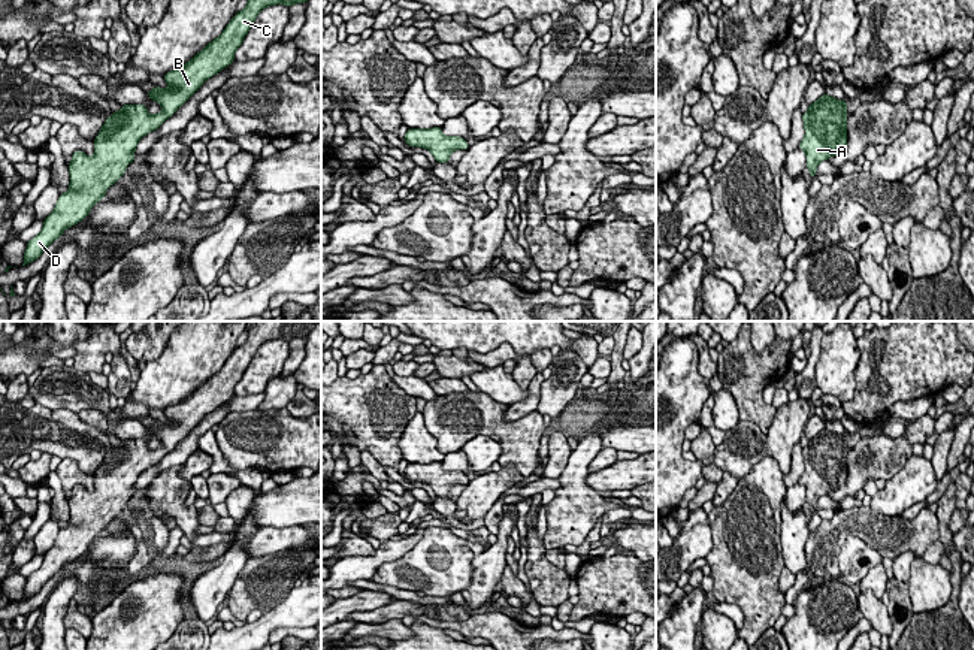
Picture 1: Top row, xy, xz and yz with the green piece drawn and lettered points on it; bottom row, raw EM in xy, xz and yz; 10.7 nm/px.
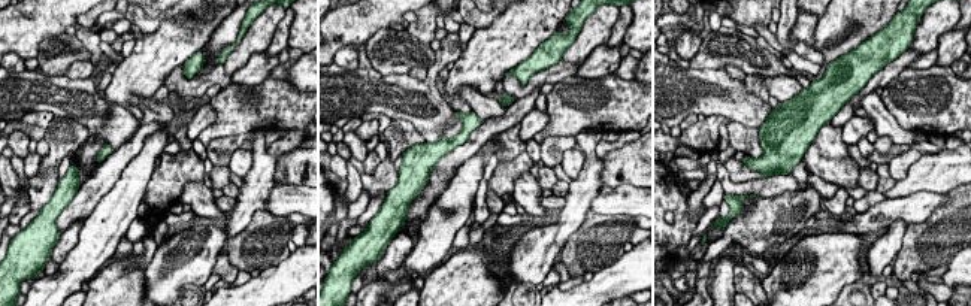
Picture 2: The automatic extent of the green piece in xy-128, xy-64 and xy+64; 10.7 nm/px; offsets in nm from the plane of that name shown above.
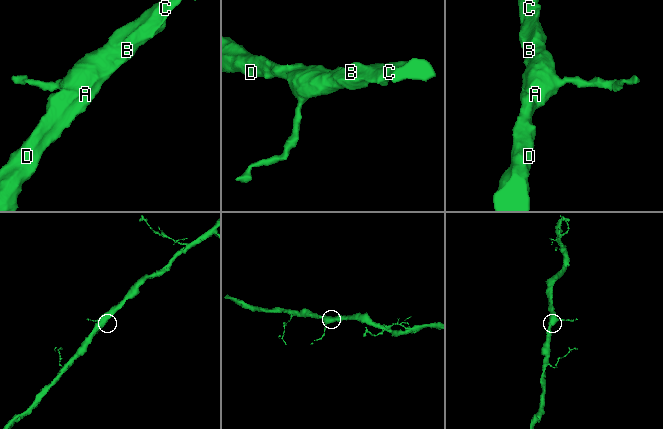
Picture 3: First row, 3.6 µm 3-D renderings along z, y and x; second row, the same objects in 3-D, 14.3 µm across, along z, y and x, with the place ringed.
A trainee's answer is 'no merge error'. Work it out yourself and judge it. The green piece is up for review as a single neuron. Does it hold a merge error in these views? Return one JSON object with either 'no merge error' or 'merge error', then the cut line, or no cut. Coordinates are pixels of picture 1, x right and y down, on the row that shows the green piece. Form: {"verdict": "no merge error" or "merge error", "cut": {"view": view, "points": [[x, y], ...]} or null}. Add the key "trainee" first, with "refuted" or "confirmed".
{"trainee": "confirmed", "verdict": "no merge error", "cut": null}

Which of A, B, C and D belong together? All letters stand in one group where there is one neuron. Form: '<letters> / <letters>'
A B C D

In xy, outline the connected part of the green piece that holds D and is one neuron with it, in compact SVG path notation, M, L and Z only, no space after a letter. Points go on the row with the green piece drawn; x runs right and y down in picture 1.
M248 0L217 39L184 66L163 75L167 90L155 85L146 91L148 99L161 106L160 114L149 115L145 105L122 105L118 112L108 117L93 140L94 155L88 157L84 151L72 154L69 191L58 196L54 211L43 220L40 233L27 242L22 266L37 260L66 229L88 217L93 205L103 200L106 190L134 161L139 140L170 118L206 79L235 61L236 49L264 7L273 4L290 7L305 1L308 0Z

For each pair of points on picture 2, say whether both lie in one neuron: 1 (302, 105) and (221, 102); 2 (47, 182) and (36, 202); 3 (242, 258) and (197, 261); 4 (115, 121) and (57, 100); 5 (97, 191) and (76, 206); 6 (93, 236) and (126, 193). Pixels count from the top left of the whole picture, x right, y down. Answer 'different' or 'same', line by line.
1: same
2: same
3: different
4: same
5: same
6: same

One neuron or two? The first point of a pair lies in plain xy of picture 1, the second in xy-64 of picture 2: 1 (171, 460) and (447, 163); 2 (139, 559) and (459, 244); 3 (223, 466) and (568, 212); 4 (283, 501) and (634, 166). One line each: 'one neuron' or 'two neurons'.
1: one neuron
2: one neuron
3: one neuron
4: one neuron

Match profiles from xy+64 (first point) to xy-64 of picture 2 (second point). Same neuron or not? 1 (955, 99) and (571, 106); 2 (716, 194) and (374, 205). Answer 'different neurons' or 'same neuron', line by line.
1: same neuron
2: same neuron

